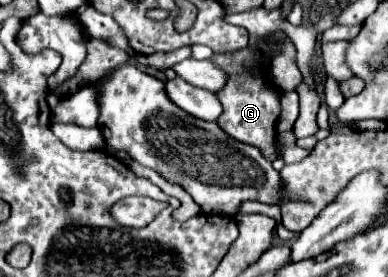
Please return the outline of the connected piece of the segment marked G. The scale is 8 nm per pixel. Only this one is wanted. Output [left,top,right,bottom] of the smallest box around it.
[212,40,282,162]

